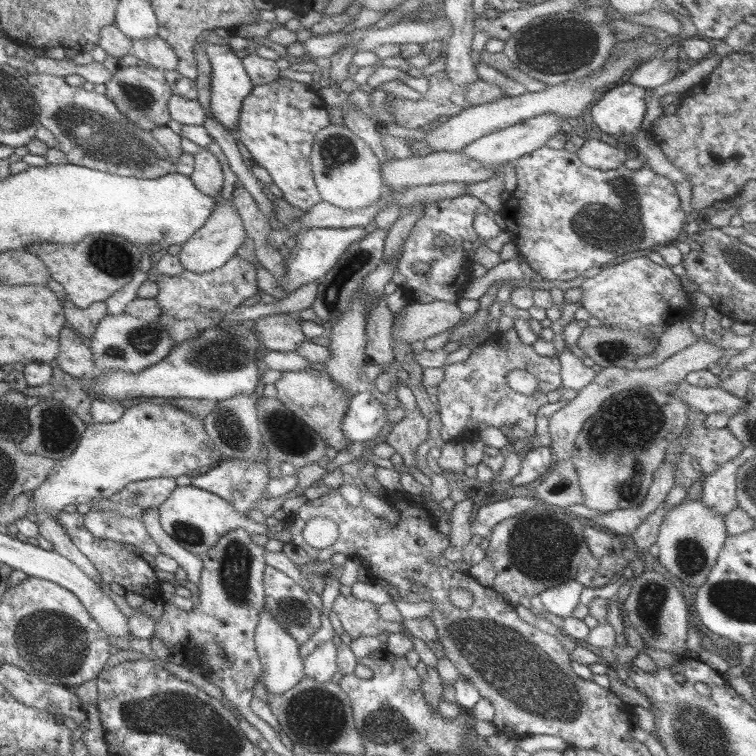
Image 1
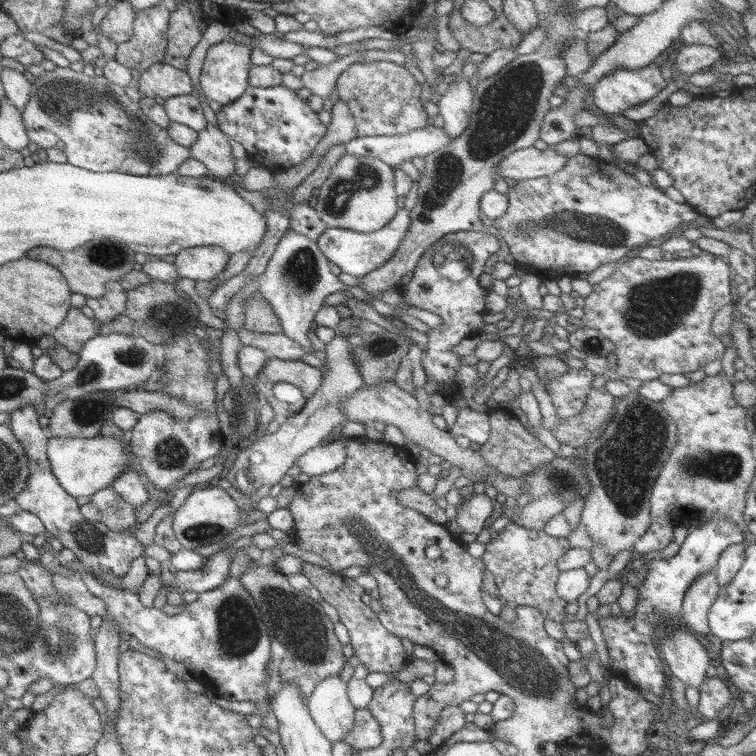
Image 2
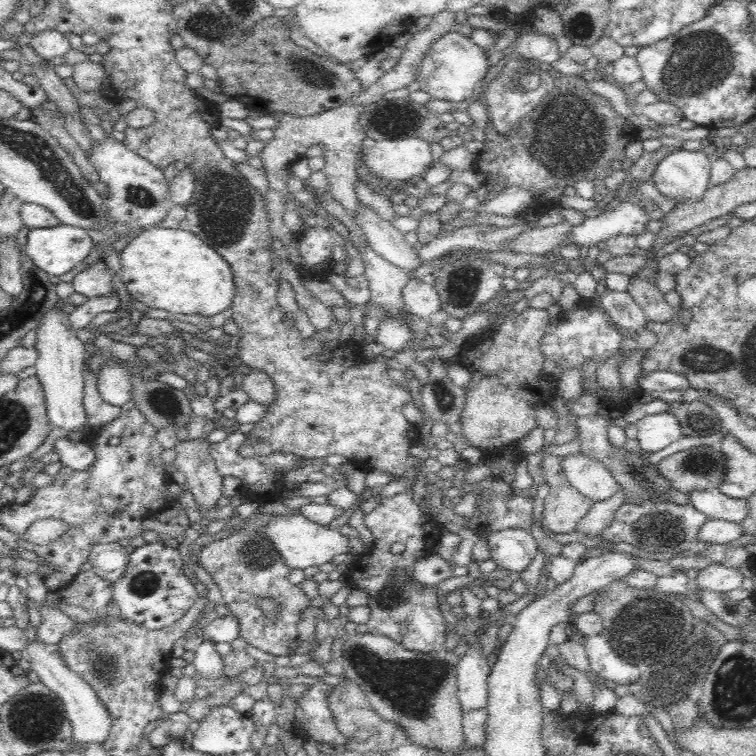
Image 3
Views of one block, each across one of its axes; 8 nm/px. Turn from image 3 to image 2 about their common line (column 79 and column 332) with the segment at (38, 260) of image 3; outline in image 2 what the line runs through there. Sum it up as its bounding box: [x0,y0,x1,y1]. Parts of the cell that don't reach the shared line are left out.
[316,208,409,278]

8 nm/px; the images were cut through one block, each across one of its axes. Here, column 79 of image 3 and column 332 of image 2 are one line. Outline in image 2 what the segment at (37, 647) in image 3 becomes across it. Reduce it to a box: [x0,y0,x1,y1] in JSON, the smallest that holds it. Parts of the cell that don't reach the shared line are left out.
[306,675,355,743]

